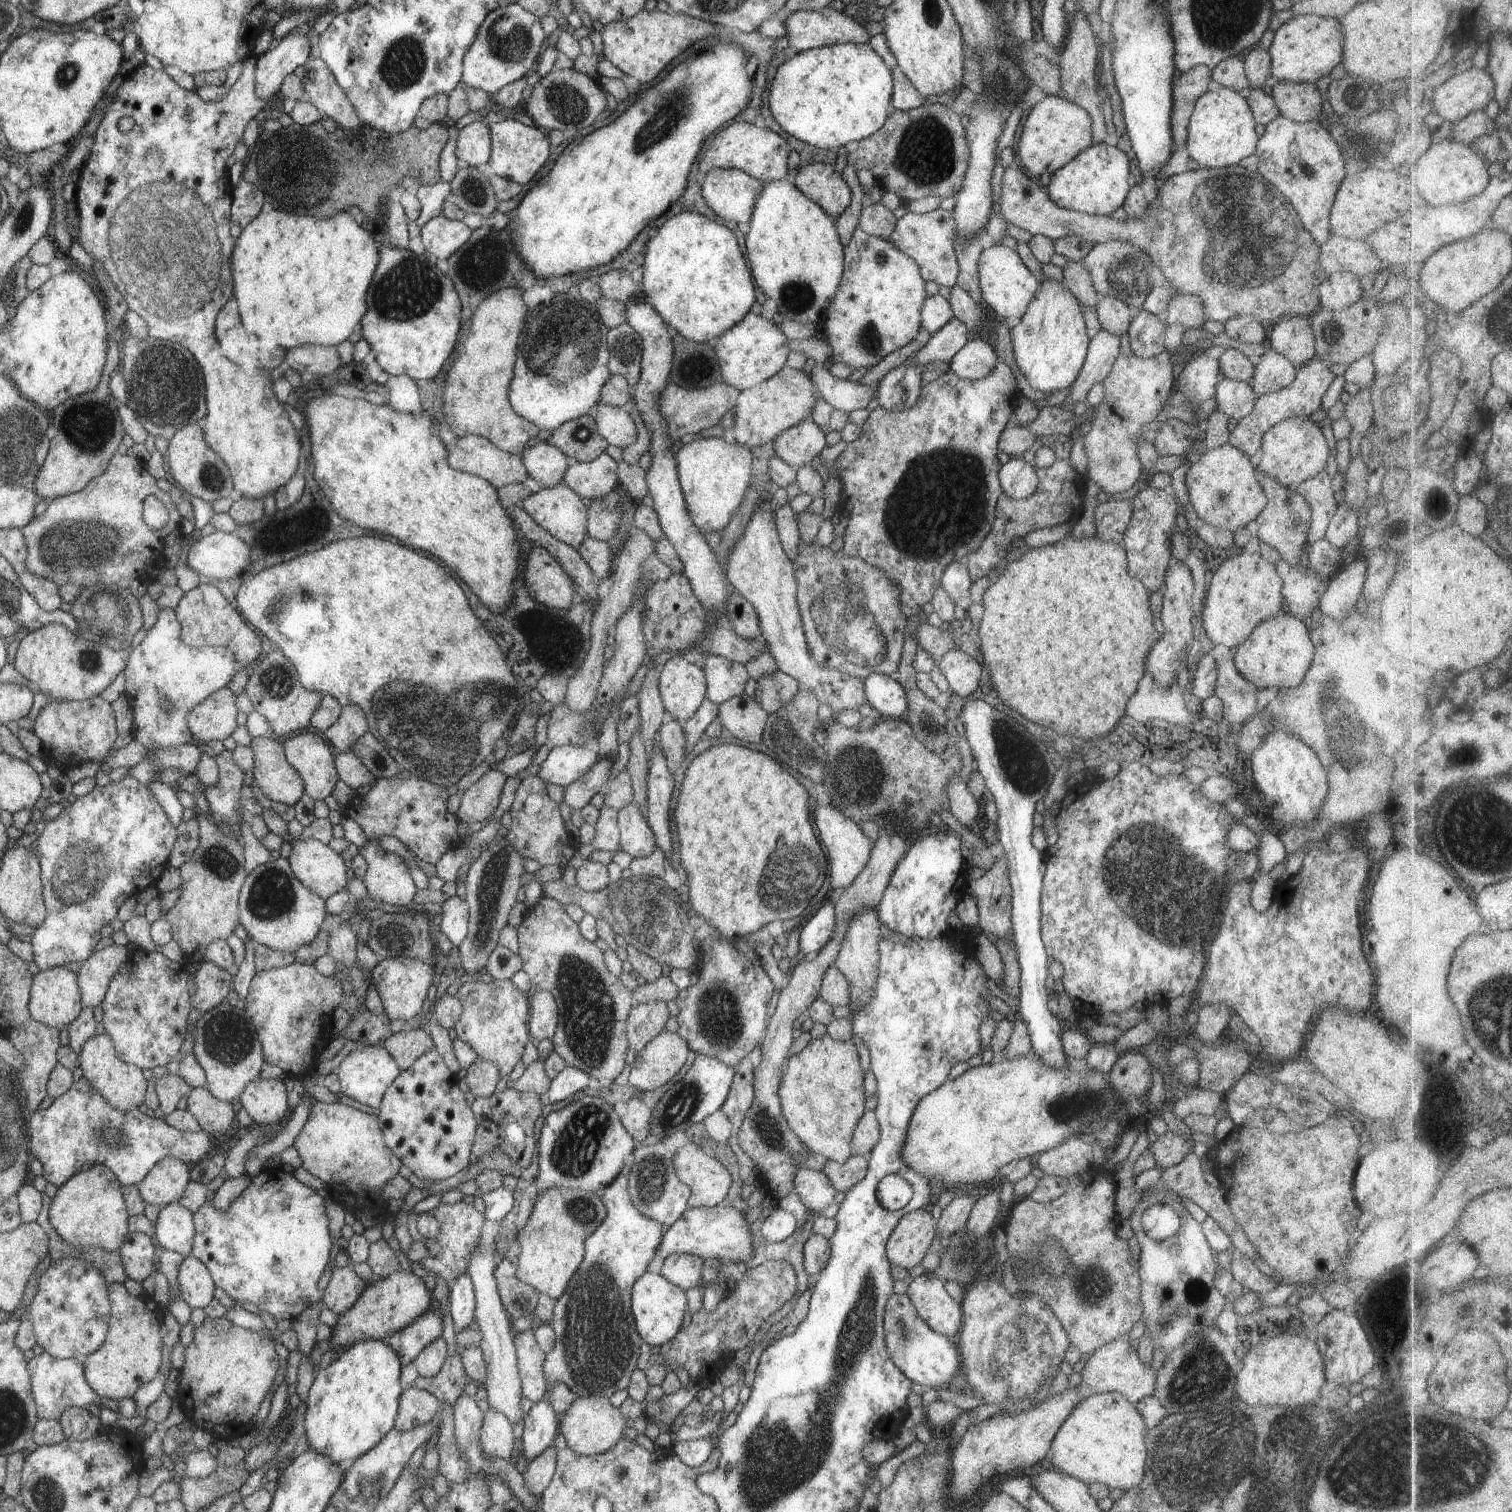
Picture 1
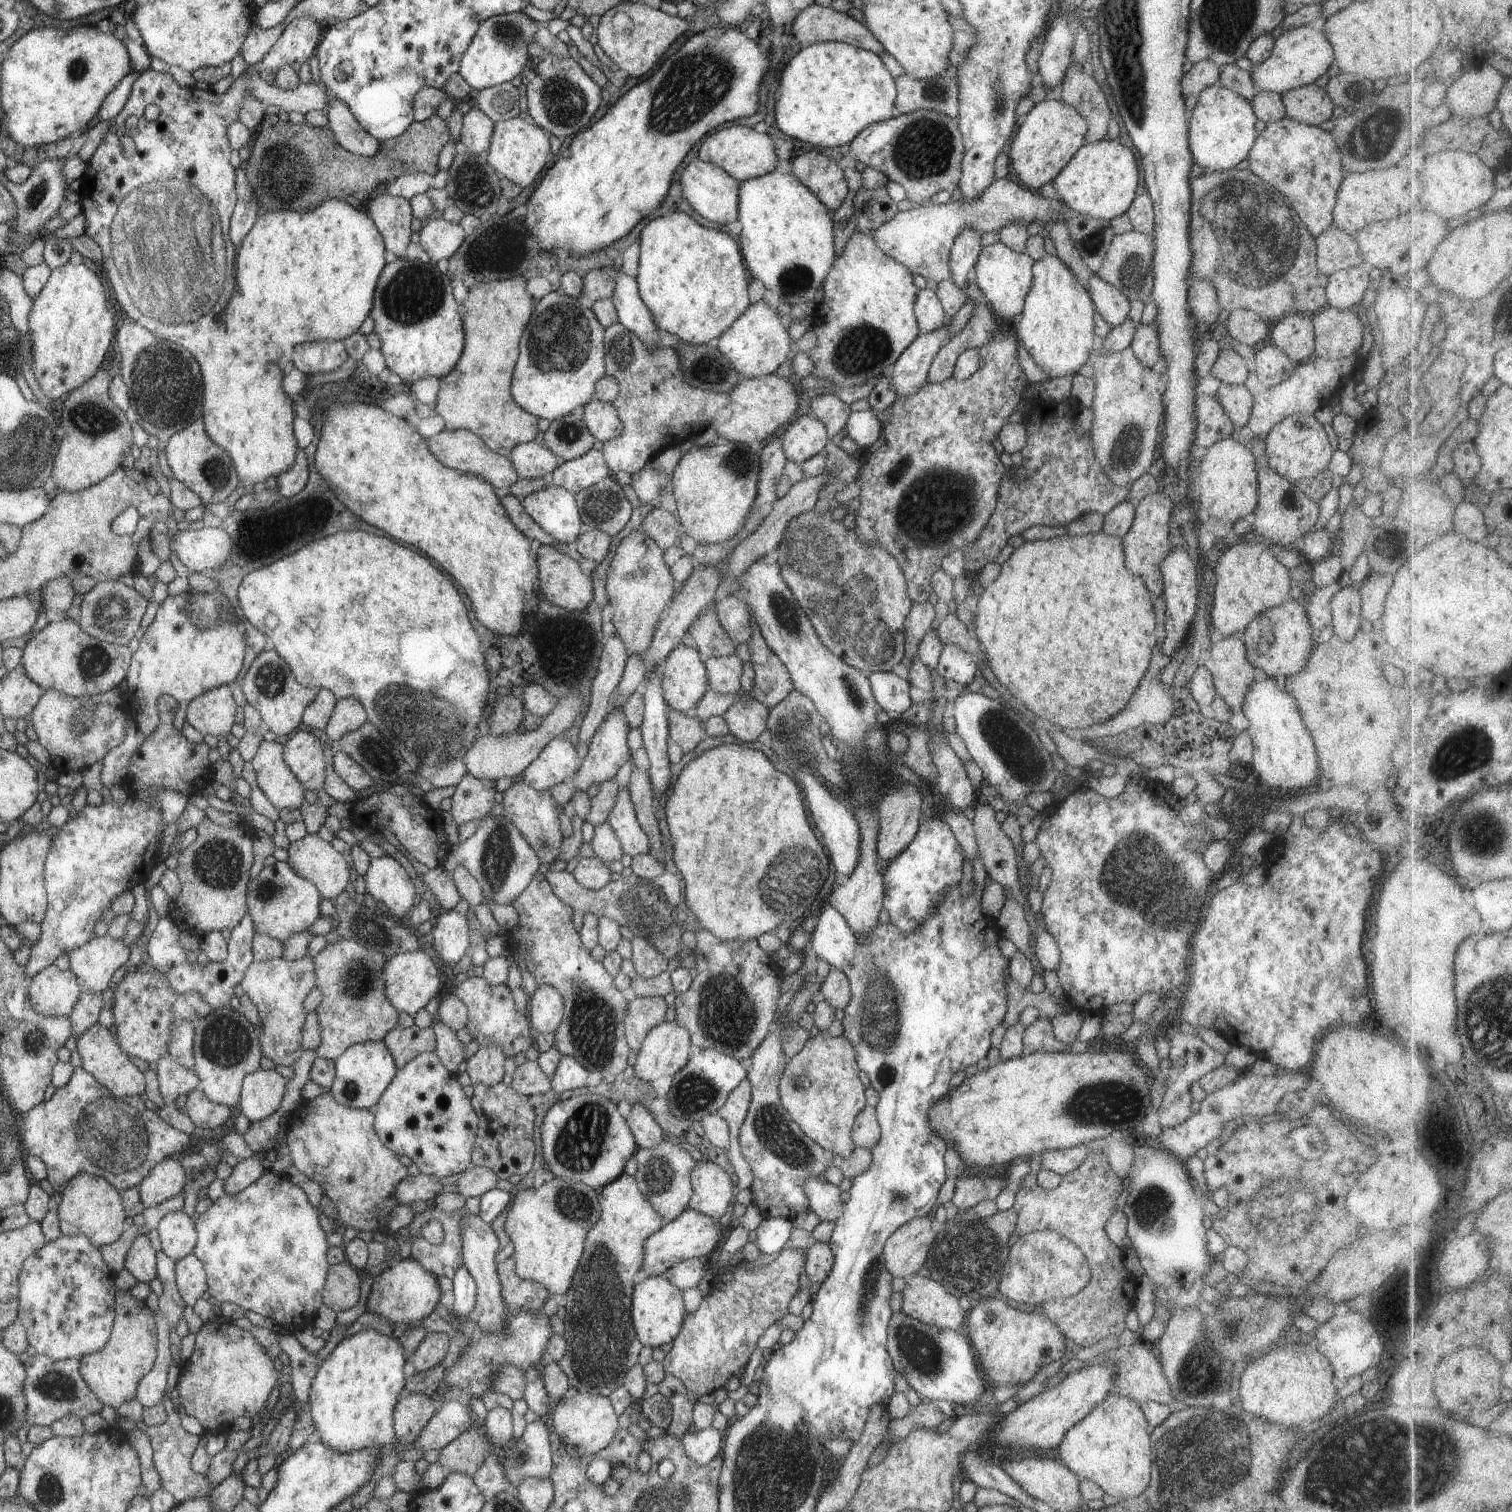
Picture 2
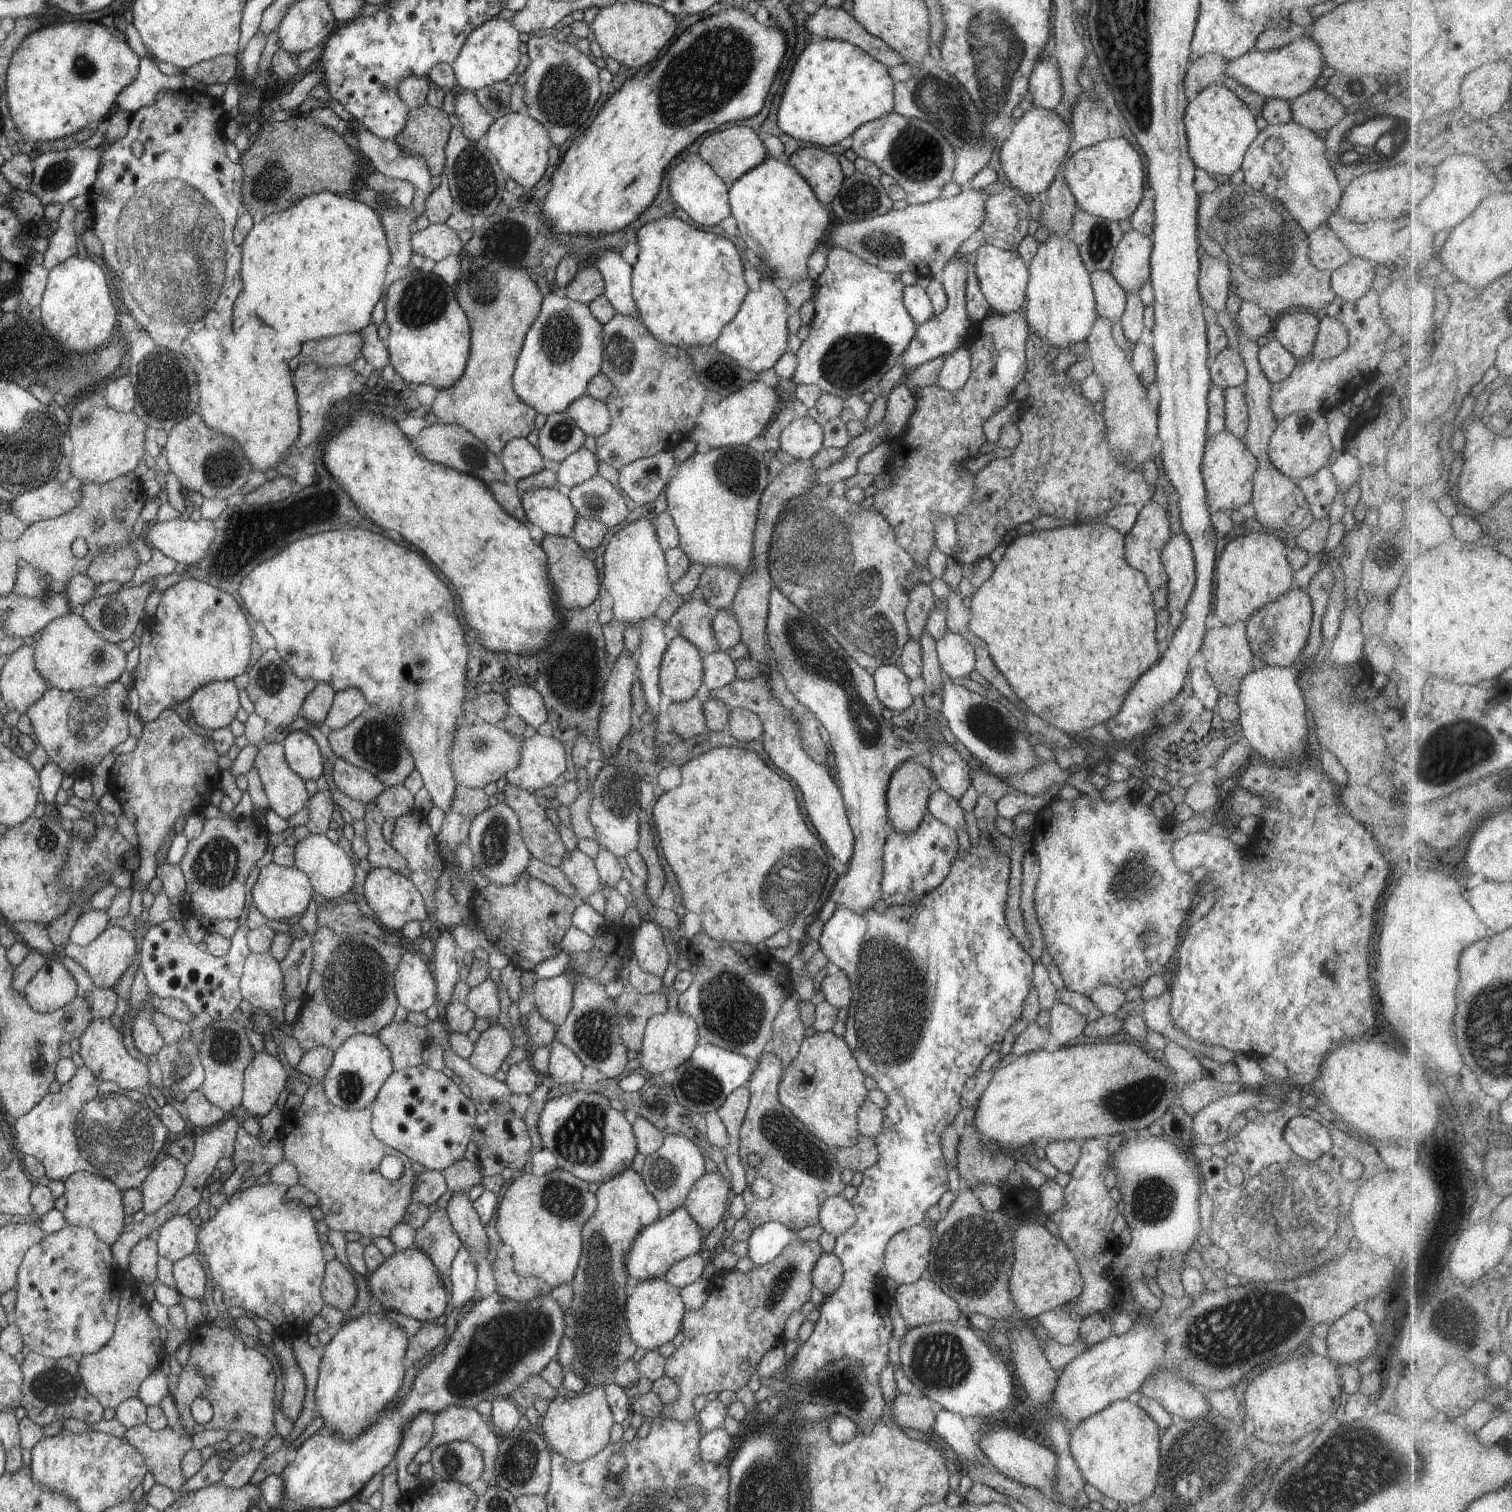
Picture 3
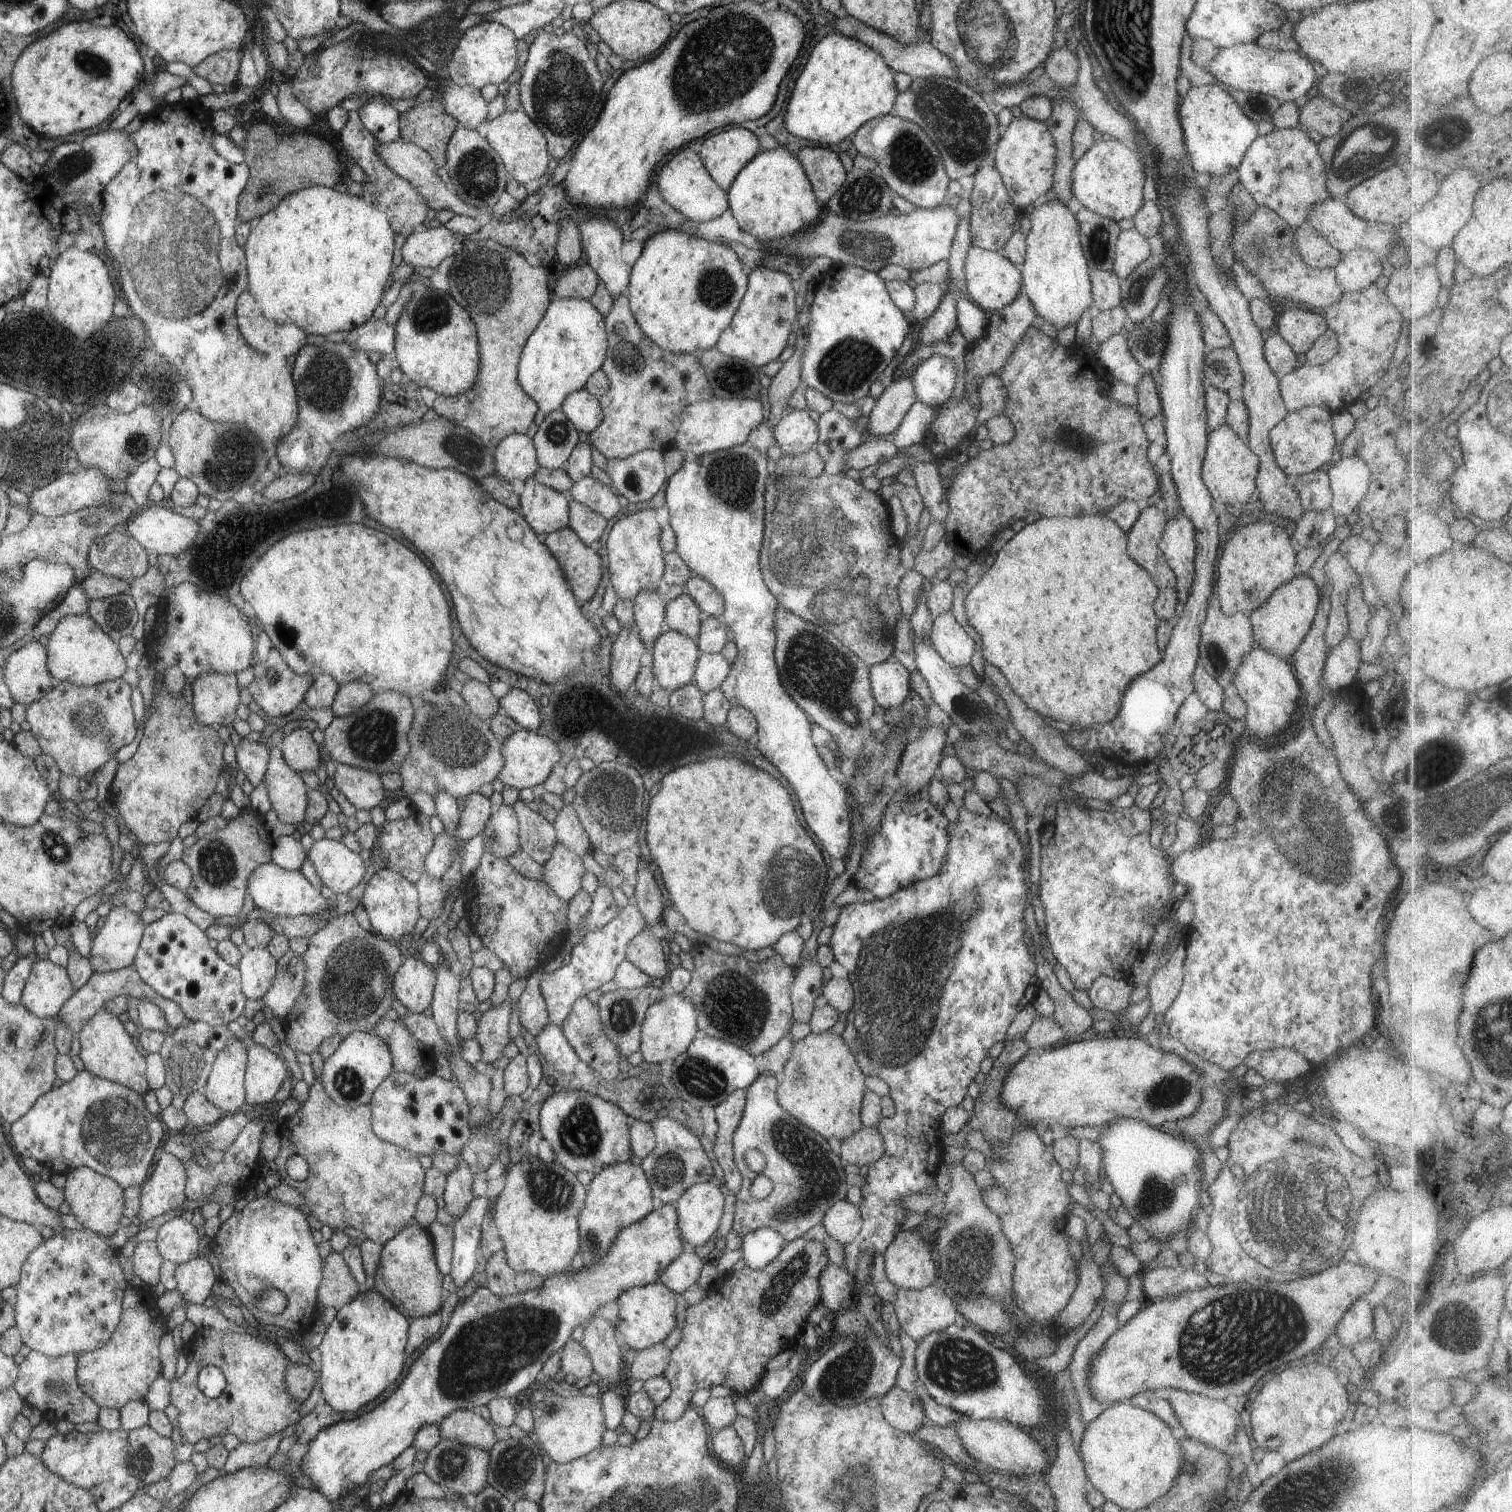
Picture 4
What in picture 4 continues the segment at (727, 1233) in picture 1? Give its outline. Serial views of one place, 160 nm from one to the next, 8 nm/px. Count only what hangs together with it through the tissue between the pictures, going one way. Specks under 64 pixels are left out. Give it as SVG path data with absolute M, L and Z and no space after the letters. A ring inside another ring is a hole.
M657 1204L642 1221L635 1222L618 1233L604 1258L581 1272L553 1274L544 1278L544 1284L538 1290L505 1297L494 1294L488 1287L478 1287L471 1295L463 1296L456 1305L448 1326L445 1326L444 1333L418 1356L408 1376L390 1398L374 1410L362 1414L360 1418L340 1421L322 1429L308 1443L308 1451L299 1466L302 1474L308 1476L314 1489L320 1491L331 1503L336 1503L366 1485L374 1470L392 1463L400 1456L411 1446L415 1434L423 1426L441 1423L448 1414L458 1409L476 1410L500 1397L513 1401L521 1399L530 1384L538 1380L546 1362L571 1340L570 1335L578 1325L586 1325L598 1308L612 1302L624 1291L658 1282L664 1269L683 1253L684 1242L675 1205Z

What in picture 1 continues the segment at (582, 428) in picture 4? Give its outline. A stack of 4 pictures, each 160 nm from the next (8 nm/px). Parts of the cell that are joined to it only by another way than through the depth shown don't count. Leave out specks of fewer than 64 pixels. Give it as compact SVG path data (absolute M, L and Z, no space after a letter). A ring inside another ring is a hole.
M600 402L596 405L598 405L598 413L594 420L597 431L608 441L608 444L625 449L637 439L637 426L628 407L613 407L602 405Z

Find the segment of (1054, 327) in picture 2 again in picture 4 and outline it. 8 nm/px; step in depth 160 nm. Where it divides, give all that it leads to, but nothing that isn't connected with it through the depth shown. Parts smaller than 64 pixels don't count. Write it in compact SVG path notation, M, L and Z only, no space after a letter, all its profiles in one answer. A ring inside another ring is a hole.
M1056 198L1051 202L1045 202L1042 199L1024 214L1030 217L1032 227L1025 235L1027 251L1021 270L1023 278L1021 294L1030 299L1037 316L1041 316L1053 324L1058 331L1066 328L1066 326L1076 325L1084 311L1093 305L1093 294L1091 291L1091 270L1084 256L1080 242L1080 225L1077 223L1075 214Z

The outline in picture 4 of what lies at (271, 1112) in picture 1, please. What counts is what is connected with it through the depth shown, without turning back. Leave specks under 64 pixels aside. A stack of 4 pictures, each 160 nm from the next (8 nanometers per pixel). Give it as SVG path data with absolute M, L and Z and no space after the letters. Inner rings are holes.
M250 1046L246 1072L246 1101L248 1104L268 1104L274 1100L282 1082L288 1078L284 1062L269 1049Z

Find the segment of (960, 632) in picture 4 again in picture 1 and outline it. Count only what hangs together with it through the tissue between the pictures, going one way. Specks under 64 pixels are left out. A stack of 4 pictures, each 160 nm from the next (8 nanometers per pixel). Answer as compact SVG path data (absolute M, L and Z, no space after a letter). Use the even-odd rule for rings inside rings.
M949 650L936 666L948 680L951 694L958 694L964 699L980 686L982 663L965 652Z

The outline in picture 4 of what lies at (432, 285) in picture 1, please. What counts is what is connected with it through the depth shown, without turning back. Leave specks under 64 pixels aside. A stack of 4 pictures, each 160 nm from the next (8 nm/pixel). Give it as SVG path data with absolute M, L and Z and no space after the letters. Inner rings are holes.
M419 286L411 296L408 306L404 305L399 314L395 335L394 350L398 366L411 382L449 398L461 395L475 385L480 362L478 327L468 311L464 310L449 292Z

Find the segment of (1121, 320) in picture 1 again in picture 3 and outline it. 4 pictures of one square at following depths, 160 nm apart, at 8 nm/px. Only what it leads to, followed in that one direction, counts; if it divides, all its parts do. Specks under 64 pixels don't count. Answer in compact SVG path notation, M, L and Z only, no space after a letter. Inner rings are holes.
M1108 271L1091 273L1097 316L1118 322L1124 314L1127 294Z

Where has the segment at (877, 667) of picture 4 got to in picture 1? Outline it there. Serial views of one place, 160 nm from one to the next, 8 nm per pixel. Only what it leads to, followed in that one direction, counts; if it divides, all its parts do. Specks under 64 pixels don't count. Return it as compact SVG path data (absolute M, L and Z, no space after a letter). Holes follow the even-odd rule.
M882 673L869 674L865 679L864 694L868 704L883 718L900 719L906 715L908 701L903 686Z

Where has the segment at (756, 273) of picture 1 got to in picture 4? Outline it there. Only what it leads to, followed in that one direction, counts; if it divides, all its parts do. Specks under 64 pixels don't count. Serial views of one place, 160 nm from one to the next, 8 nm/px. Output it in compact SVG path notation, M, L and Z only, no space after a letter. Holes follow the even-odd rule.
M780 145L771 151L761 150L740 172L727 190L727 201L730 212L738 221L740 228L752 234L761 243L768 243L810 228L819 221L825 212L823 205L817 202L813 186L808 180L800 161L786 148Z

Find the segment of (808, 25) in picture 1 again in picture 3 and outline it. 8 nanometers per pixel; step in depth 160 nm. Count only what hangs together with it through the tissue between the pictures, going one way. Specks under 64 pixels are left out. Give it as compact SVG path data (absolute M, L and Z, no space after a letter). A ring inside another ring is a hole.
M822 5L816 12L808 15L805 27L814 39L836 39L858 46L888 69L906 64L900 54L880 38L872 36L842 7L830 8Z

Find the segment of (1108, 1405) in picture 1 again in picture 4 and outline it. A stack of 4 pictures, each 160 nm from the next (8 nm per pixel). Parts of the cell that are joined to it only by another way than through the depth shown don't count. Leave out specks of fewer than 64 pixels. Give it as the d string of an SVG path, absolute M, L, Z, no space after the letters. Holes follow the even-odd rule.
M1114 1403L1106 1407L1086 1428L1079 1444L1079 1453L1085 1466L1090 1487L1098 1489L1106 1501L1118 1504L1121 1510L1140 1510L1166 1494L1179 1473L1183 1452L1172 1429L1155 1414L1132 1406L1132 1403Z

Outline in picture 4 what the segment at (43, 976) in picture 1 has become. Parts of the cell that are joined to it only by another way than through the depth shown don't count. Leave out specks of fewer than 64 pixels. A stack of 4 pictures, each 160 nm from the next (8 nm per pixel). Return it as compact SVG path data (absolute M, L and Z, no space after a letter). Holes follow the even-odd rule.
M36 957L21 1003L32 1014L55 1017L75 993L76 986L66 968Z

